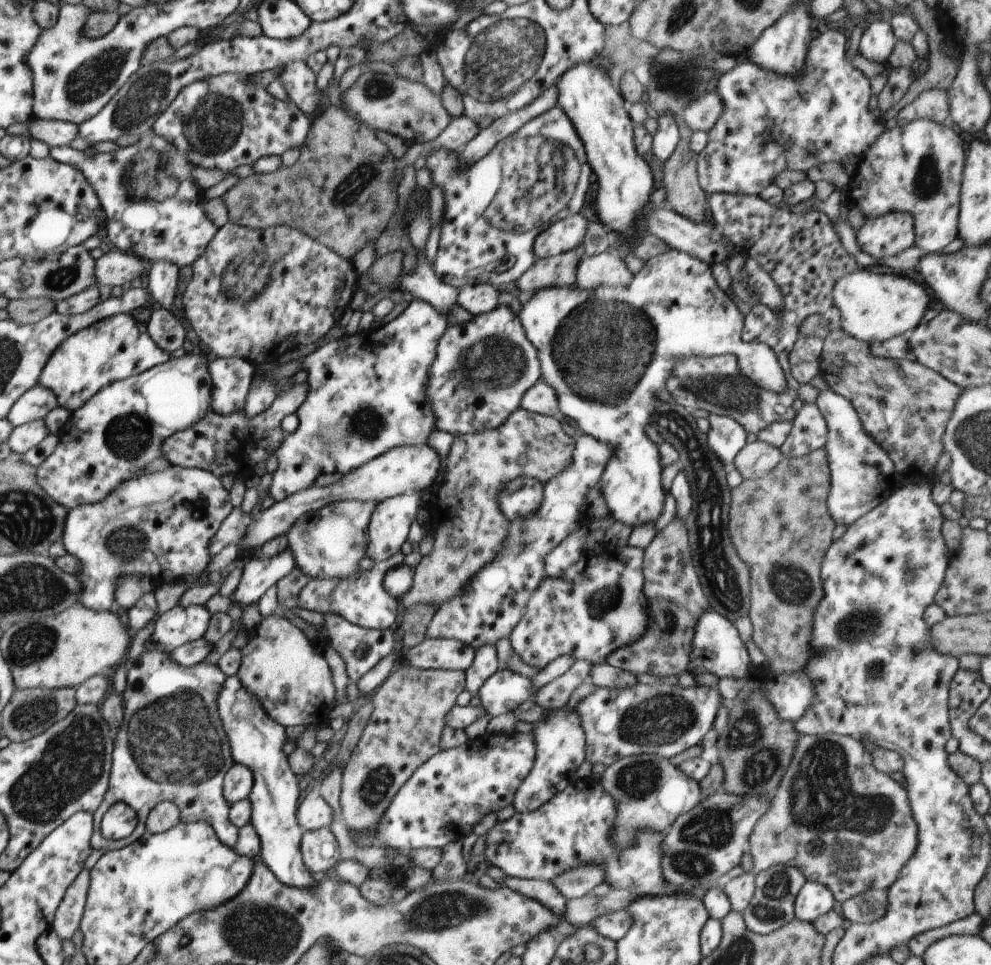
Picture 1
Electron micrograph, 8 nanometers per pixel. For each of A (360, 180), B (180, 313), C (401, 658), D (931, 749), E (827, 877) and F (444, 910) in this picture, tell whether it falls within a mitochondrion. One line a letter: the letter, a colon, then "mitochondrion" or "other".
A: mitochondrion
B: other
C: other
D: other
E: other
F: mitochondrion

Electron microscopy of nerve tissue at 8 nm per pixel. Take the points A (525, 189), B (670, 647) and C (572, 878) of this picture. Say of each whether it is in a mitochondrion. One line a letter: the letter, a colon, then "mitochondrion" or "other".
A: mitochondrion
B: other
C: mitochondrion

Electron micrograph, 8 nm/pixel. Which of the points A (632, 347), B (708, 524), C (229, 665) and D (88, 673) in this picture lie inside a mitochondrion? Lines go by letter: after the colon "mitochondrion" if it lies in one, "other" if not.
A: mitochondrion
B: mitochondrion
C: other
D: other

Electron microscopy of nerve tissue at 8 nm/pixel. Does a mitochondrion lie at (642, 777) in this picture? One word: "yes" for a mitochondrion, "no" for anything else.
yes

